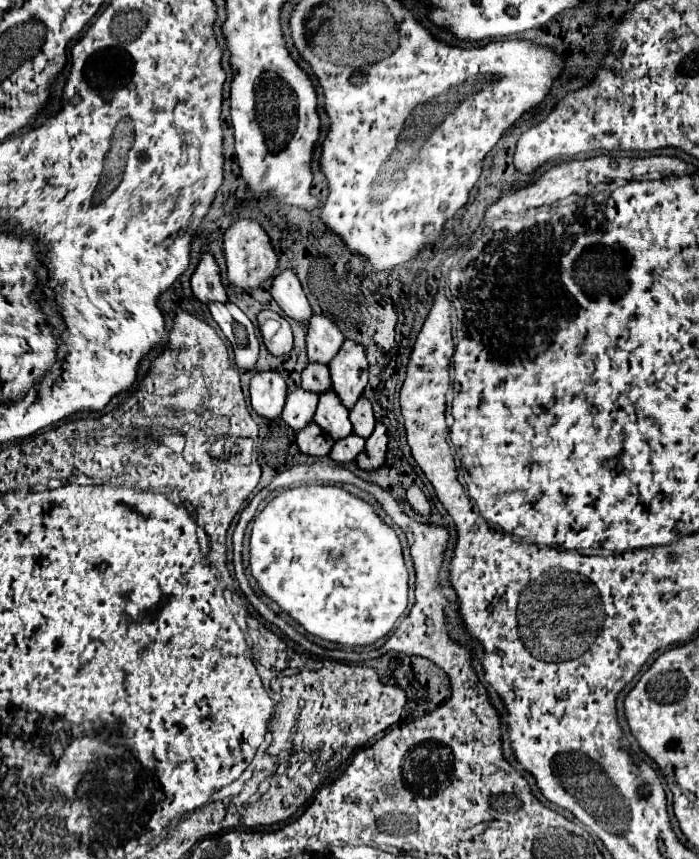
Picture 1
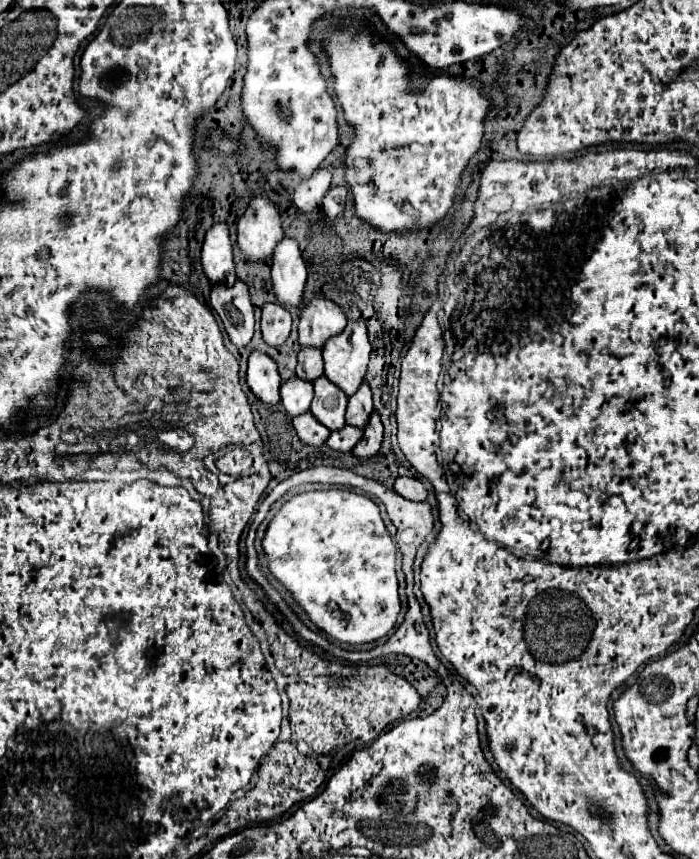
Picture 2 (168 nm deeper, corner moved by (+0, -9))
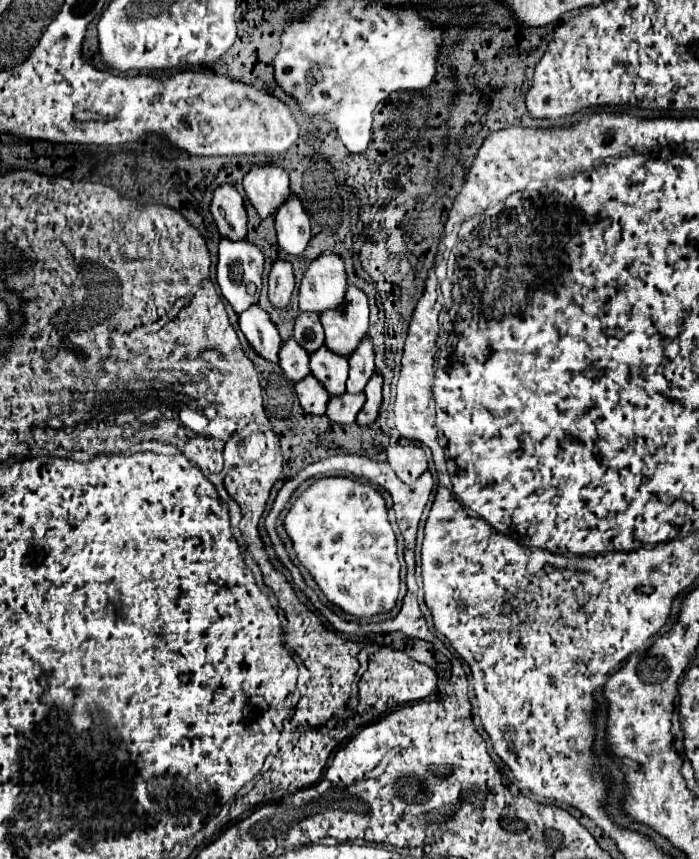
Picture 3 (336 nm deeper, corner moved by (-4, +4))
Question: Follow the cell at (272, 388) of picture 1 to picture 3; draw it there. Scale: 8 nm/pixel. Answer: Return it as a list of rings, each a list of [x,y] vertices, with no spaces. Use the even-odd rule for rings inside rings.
[[[253,304],[245,312],[239,314],[239,328],[249,340],[249,344],[265,358],[271,362],[277,362],[279,346],[281,346],[281,336],[271,322],[271,316],[259,306]]]

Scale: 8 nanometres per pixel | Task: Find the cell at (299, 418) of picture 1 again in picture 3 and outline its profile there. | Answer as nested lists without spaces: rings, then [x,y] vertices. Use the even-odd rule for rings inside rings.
[[[289,338],[281,344],[279,364],[285,376],[293,382],[305,378],[305,374],[311,374],[309,372],[309,352],[301,344],[297,344],[295,338]]]

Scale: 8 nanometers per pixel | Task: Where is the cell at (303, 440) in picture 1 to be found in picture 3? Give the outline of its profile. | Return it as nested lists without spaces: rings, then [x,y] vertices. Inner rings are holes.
[[[313,374],[295,382],[295,392],[297,392],[299,402],[305,412],[319,414],[319,416],[325,414],[325,402],[329,400],[329,394],[327,394],[325,386],[321,386],[321,382],[317,382],[317,378]]]

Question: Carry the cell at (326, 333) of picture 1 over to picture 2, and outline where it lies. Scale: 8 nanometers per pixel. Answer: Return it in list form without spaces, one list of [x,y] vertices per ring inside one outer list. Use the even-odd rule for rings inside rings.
[[[313,299],[299,321],[299,345],[321,349],[331,337],[341,335],[345,325],[347,319],[333,301]]]

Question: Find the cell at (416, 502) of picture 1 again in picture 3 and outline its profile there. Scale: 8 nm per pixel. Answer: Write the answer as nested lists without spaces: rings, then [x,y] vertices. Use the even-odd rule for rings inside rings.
[[[389,444],[387,462],[403,482],[413,482],[427,468],[425,450],[417,444]]]

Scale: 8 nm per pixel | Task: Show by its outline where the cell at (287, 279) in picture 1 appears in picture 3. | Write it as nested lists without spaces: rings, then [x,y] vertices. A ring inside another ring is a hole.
[[[289,194],[275,212],[277,240],[285,254],[303,254],[309,244],[309,216],[297,194]]]

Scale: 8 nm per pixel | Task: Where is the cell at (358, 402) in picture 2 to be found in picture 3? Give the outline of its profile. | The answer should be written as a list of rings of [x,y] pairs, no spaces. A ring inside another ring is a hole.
[[[369,334],[359,342],[359,346],[351,352],[349,356],[349,378],[347,378],[347,390],[351,394],[363,392],[365,382],[369,382],[369,374],[373,374],[375,364],[373,364],[375,352],[373,352],[373,342]]]

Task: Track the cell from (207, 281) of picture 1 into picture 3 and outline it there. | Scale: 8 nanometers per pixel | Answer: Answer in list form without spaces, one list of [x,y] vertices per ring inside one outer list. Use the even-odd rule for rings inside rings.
[[[225,182],[213,192],[211,214],[221,236],[233,240],[247,236],[247,214],[243,206],[243,196],[233,184]]]

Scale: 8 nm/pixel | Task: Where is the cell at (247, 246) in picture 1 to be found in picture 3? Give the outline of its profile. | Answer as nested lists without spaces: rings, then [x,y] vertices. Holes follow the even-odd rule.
[[[275,164],[253,166],[243,178],[243,188],[261,218],[275,214],[277,206],[281,206],[285,196],[291,192],[289,174],[285,168]]]

